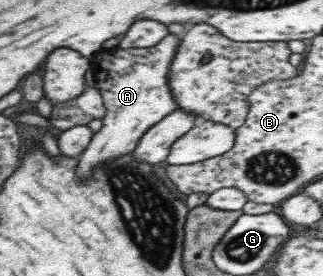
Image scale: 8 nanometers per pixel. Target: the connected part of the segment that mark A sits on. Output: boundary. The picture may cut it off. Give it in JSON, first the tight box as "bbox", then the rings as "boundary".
{"bbox":[76,32,179,181],"boundary":[[[168,32],[156,46],[145,48],[99,49],[90,57],[89,69],[98,85],[105,109],[101,127],[92,134],[87,146],[77,157],[76,179],[84,181],[102,162],[132,152],[142,134],[158,120],[177,108],[167,75],[179,38]]]}

